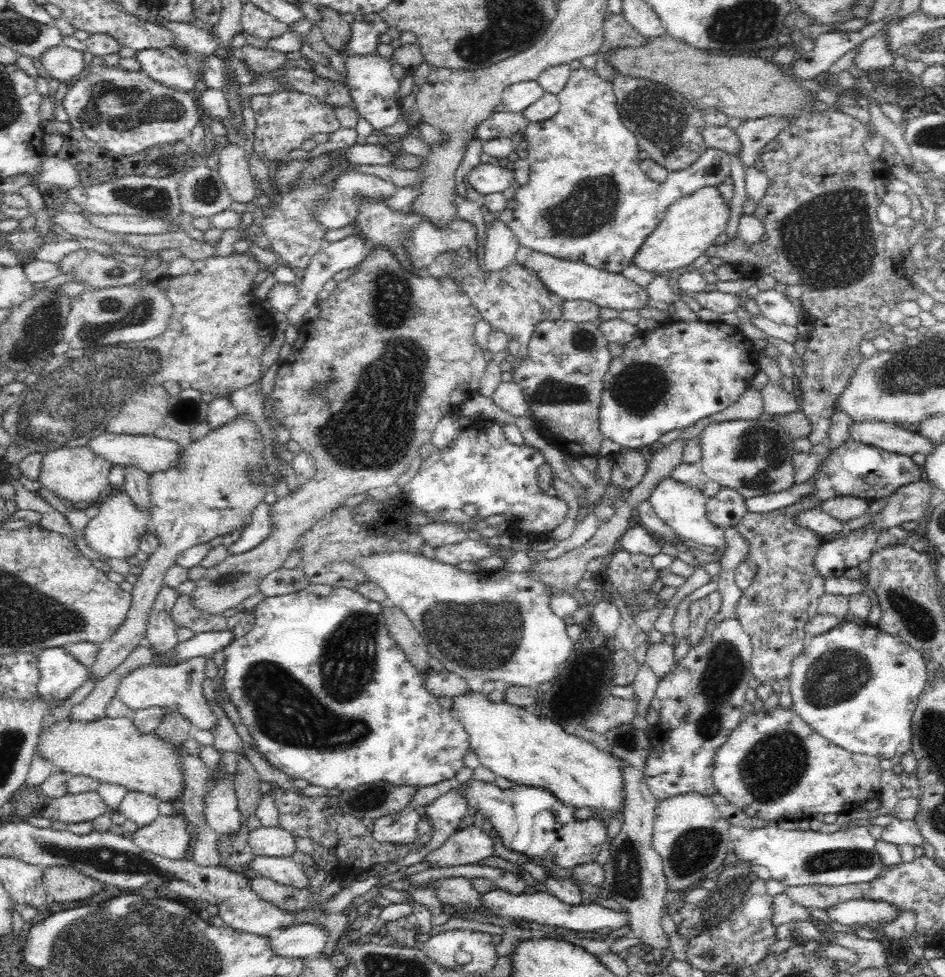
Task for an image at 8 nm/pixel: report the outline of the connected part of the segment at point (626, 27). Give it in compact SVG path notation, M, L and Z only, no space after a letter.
M608 15L603 25L604 42L617 50L621 48L636 48L648 44L648 37L641 36L623 15Z

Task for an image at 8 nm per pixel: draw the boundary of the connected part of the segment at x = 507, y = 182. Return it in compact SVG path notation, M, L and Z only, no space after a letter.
M478 164L466 176L470 186L480 194L494 194L502 192L514 182L514 173L506 167L494 166L492 164Z

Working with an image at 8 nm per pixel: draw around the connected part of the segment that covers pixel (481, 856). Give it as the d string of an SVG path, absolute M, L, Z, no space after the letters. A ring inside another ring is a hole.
M476 823L455 831L441 848L430 852L422 861L430 868L478 865L495 856L493 853L492 838Z

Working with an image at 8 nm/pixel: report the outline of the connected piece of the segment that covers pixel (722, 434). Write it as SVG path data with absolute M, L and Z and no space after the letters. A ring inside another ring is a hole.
M768 417L751 420L732 420L724 423L710 424L699 439L701 442L702 458L700 468L708 475L710 480L717 482L721 488L732 488L744 498L763 496L770 492L783 492L794 484L793 456L795 448L793 439L777 424Z

